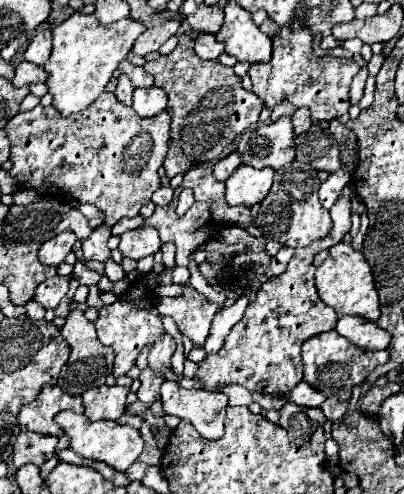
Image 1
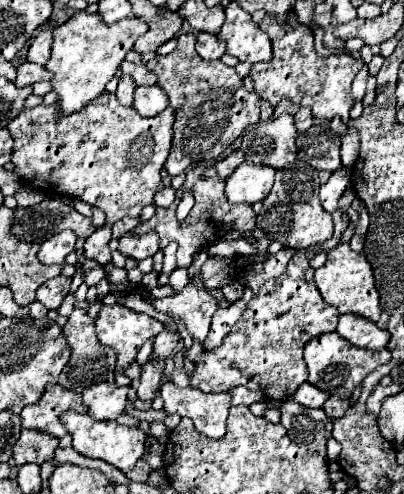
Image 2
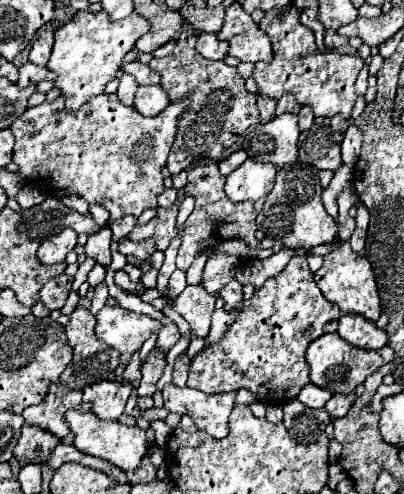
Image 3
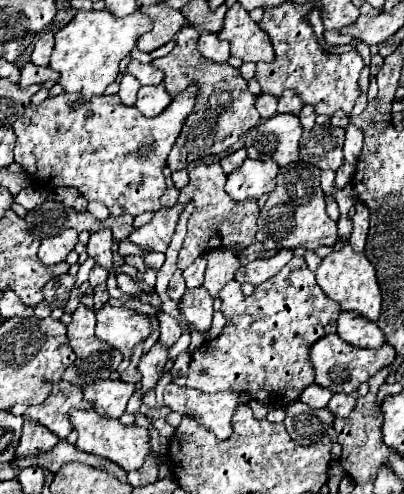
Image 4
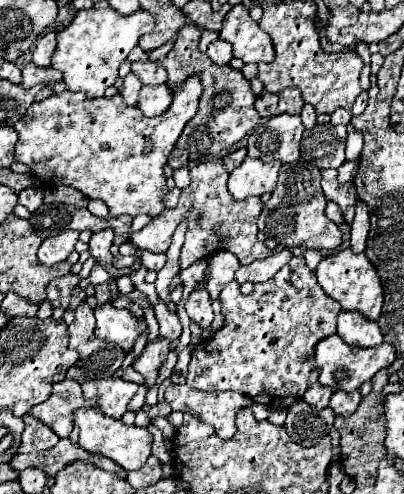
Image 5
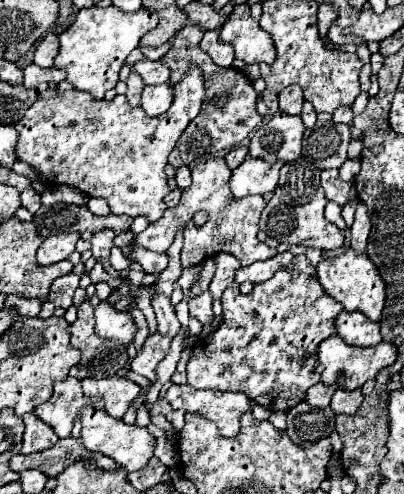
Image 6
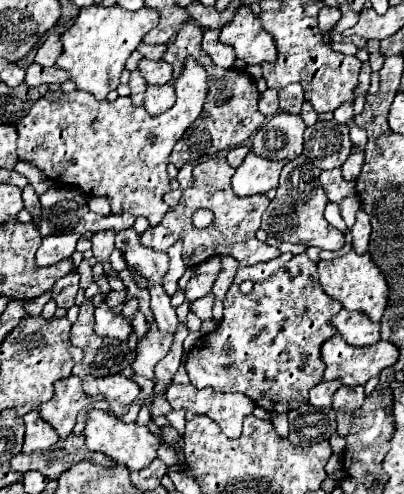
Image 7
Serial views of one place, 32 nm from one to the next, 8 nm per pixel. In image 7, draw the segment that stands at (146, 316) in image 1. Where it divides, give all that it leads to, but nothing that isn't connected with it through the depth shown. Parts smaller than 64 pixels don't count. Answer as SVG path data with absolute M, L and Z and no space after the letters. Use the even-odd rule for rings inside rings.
M102 302L96 308L96 326L94 326L94 330L100 336L128 340L132 326L130 326L130 322L122 314L114 314L114 310L108 308L106 302Z

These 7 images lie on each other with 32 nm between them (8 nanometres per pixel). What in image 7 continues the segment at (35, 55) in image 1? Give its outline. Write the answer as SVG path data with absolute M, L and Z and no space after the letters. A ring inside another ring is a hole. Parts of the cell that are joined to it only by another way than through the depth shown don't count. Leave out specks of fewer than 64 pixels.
M50 34L50 36L46 38L46 42L38 48L36 64L40 64L40 66L54 66L60 54L62 54L60 36L58 36L58 34Z

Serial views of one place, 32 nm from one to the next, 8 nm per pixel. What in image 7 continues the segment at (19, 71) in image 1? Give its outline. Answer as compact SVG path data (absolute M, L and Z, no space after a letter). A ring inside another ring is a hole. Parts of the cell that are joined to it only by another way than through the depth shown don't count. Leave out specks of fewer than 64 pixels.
M32 64L30 68L26 68L26 84L28 86L42 86L42 84L64 84L66 80L70 80L70 74L60 70L60 68L44 68L38 64Z

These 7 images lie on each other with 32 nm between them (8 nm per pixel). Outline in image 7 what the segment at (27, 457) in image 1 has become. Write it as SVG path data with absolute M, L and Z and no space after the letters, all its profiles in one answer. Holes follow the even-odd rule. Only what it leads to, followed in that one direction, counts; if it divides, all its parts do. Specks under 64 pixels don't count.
M38 410L28 412L24 416L24 424L26 424L26 436L24 436L22 452L36 452L36 450L44 450L56 444L58 440L56 430L46 420L40 418Z

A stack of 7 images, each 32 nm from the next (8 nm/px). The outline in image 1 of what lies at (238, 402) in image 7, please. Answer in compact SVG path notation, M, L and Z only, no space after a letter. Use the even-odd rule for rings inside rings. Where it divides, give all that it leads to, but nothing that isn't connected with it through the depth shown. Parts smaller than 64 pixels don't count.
M166 380L160 388L164 412L186 418L194 424L200 436L216 440L224 436L224 418L228 408L228 396L222 392L186 390L176 382Z

